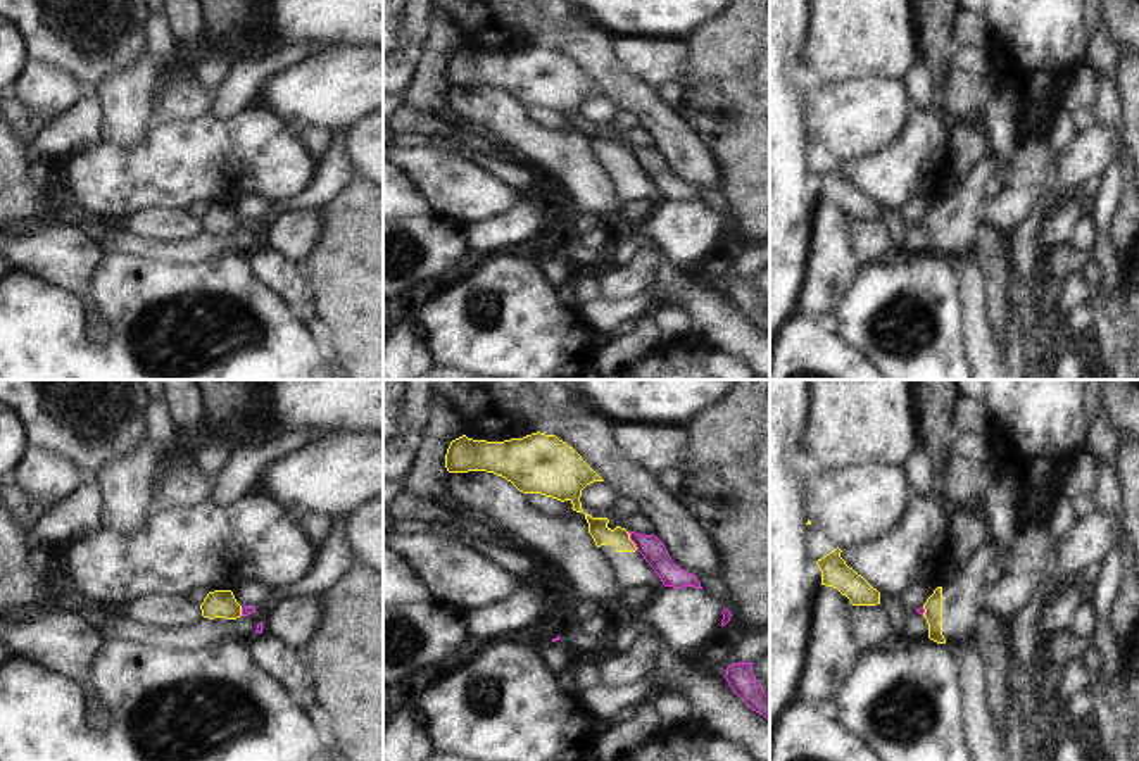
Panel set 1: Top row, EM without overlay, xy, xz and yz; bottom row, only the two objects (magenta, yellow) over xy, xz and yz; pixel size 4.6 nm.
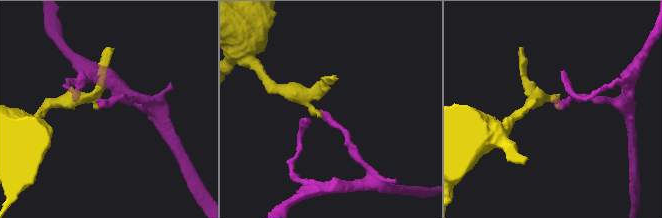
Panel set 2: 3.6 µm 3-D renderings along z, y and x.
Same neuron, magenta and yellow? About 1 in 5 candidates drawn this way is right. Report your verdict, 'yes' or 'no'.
no

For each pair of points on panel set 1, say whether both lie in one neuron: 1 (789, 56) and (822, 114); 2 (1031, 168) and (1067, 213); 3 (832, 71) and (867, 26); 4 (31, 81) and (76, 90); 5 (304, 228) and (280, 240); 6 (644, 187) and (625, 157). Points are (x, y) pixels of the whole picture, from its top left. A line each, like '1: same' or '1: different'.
1: different
2: different
3: same
4: same
5: same
6: same

